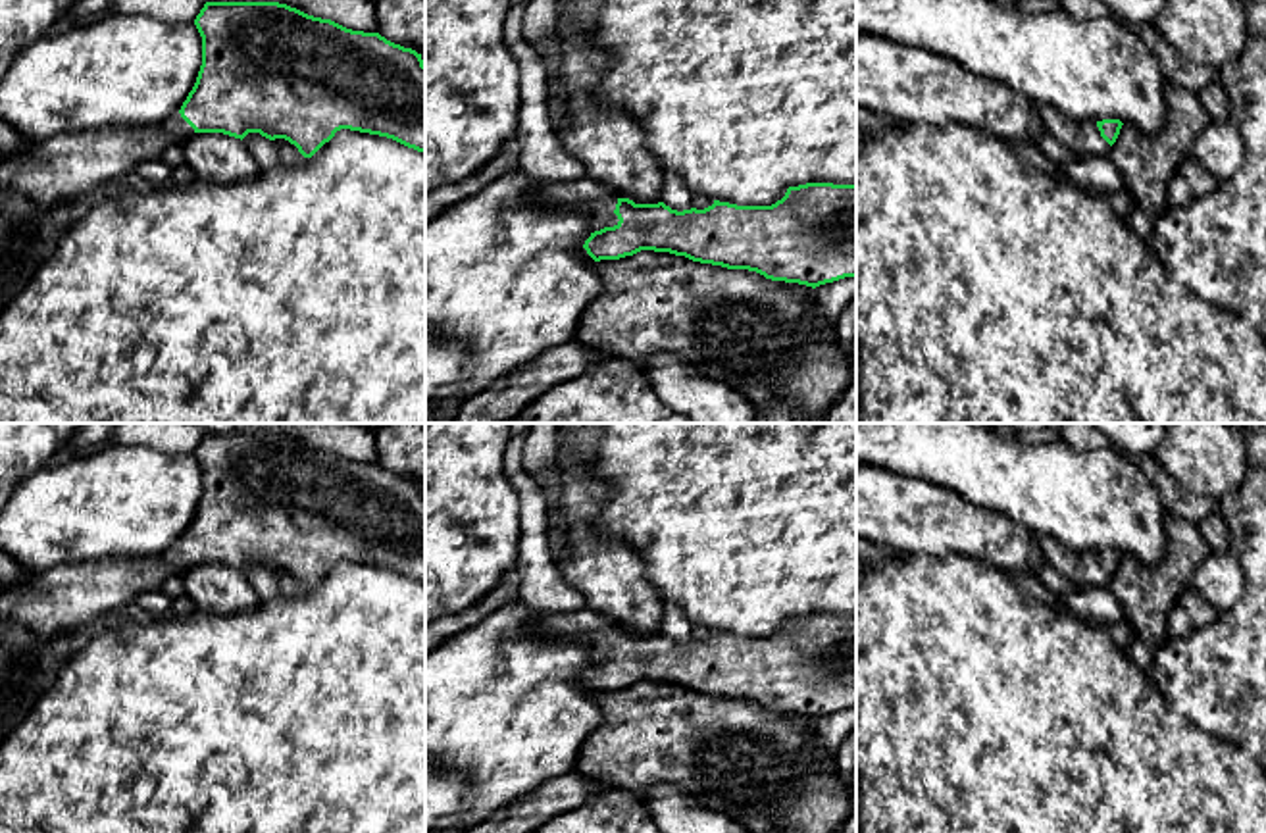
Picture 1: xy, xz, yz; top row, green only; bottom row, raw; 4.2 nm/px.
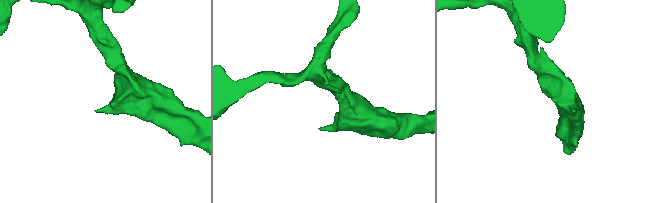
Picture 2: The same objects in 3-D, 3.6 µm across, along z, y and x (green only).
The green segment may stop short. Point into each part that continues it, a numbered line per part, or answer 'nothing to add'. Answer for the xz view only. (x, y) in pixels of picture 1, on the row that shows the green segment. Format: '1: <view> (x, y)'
1: xz (595, 199)

